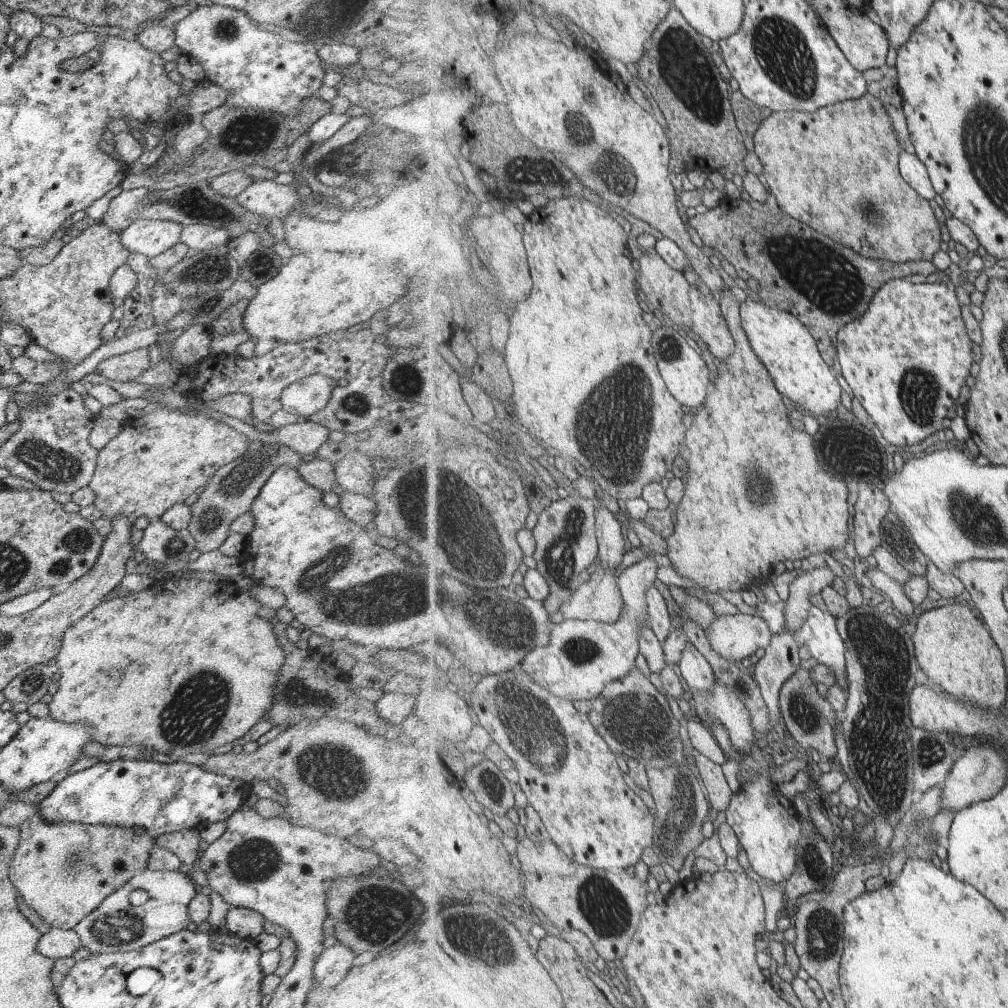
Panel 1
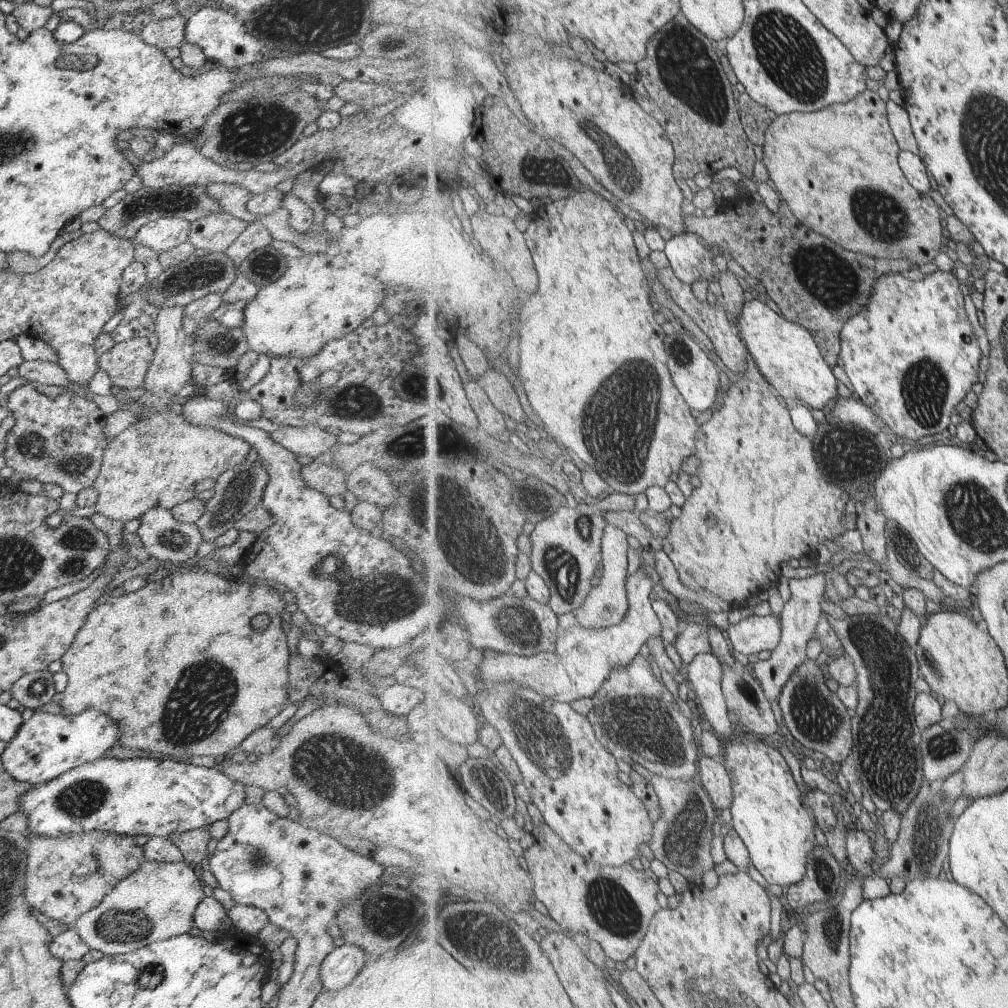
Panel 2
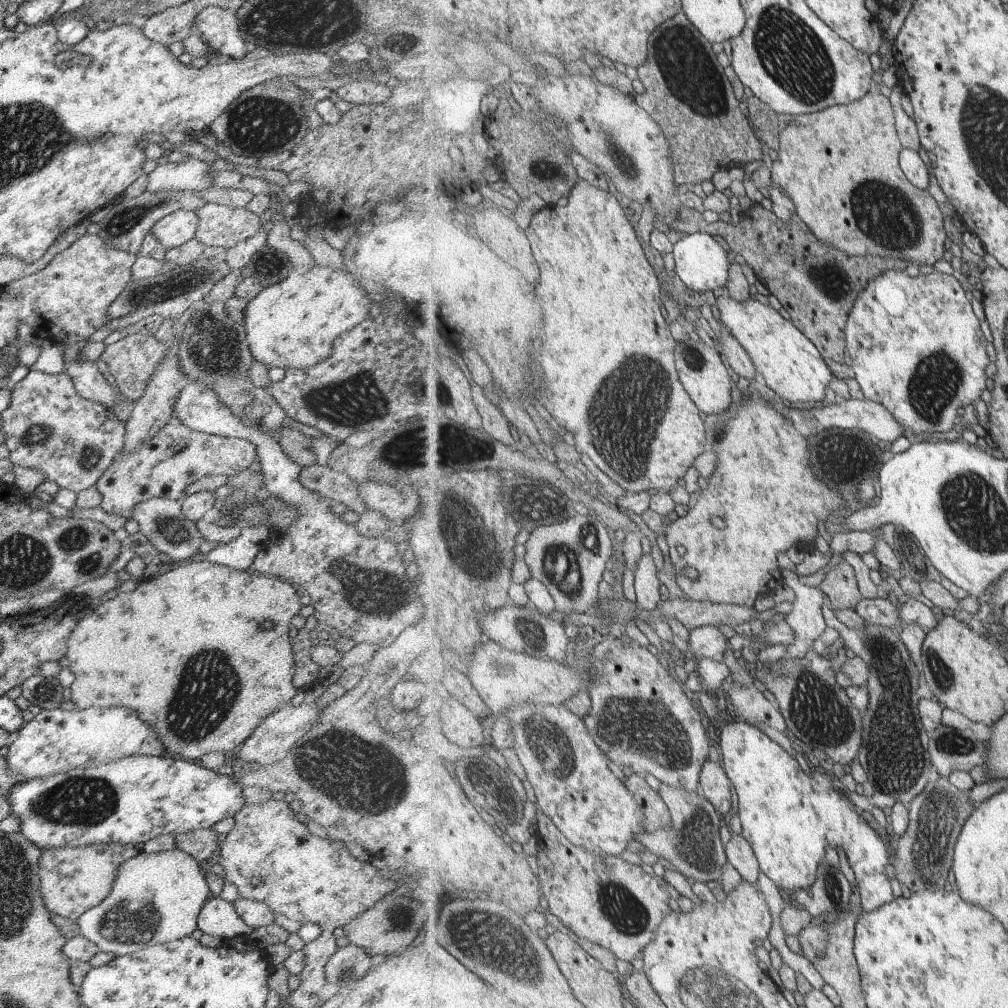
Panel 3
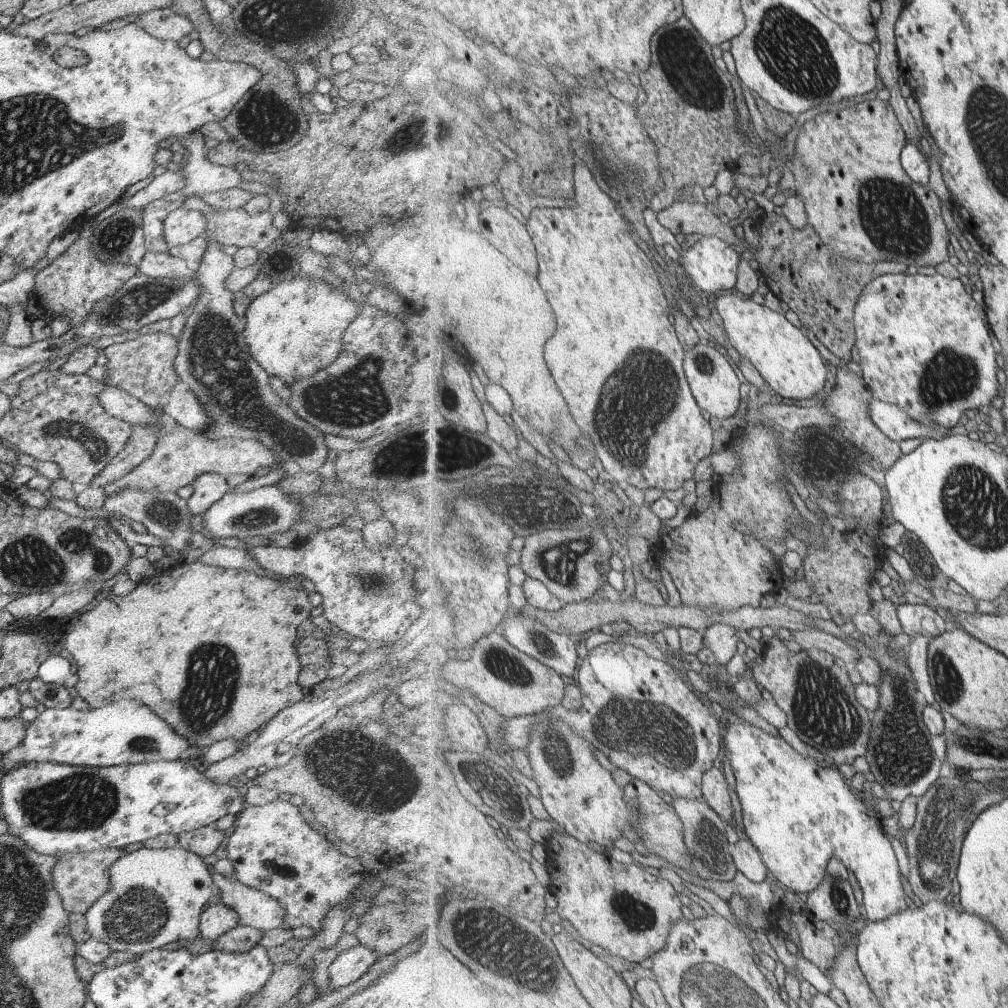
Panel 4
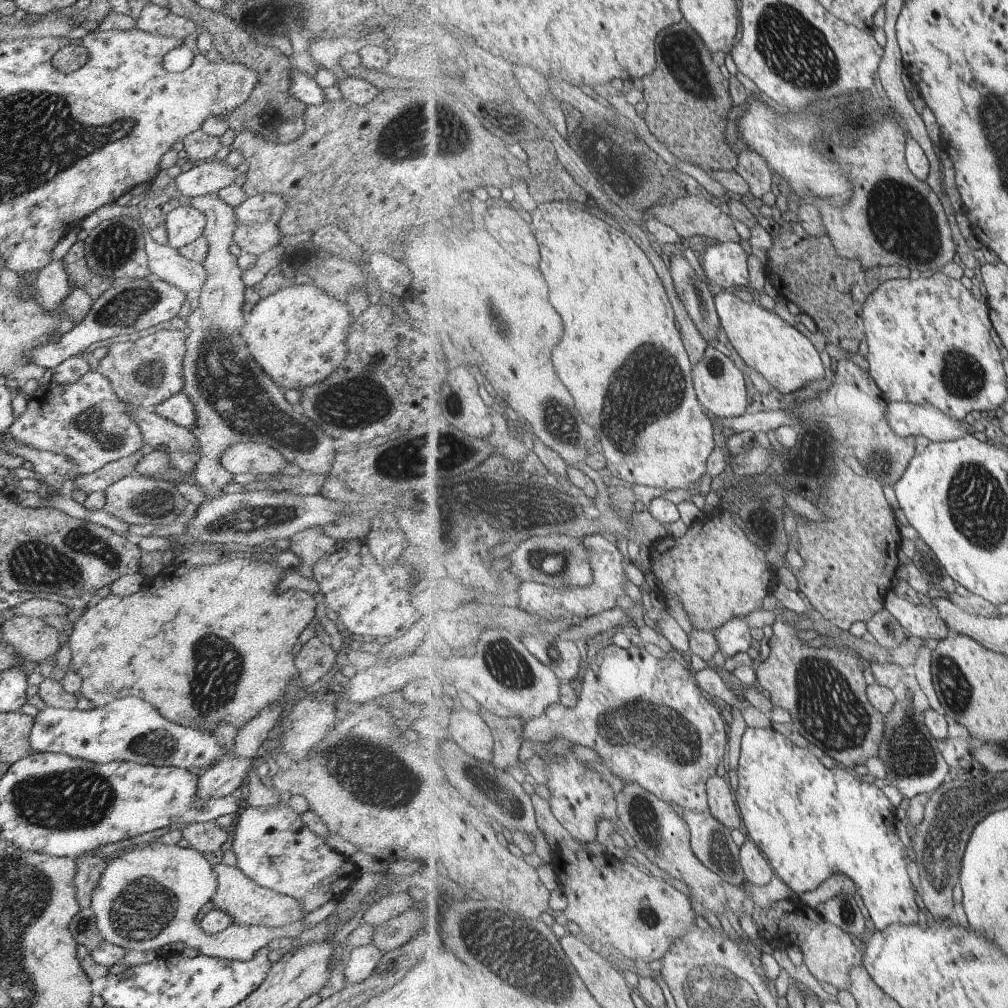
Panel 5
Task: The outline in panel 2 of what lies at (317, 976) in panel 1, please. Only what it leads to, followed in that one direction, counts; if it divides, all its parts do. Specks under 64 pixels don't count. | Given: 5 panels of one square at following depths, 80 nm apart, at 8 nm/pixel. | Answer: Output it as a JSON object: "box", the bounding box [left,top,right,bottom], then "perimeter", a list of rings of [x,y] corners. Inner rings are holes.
{"box":[318,943,367,992],"perimeter":[[[343,943],[321,961],[318,973],[322,988],[335,992],[348,985],[365,966],[367,955],[357,945]]]}

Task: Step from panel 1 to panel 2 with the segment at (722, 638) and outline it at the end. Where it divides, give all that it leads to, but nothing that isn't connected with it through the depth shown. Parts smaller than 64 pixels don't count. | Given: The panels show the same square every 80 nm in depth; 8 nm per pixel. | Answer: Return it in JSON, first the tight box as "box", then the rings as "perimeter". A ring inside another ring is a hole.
{"box":[724,613,783,655],"perimeter":[[[744,613],[736,624],[730,624],[724,631],[732,649],[743,655],[774,651],[782,641],[783,619],[774,615],[756,616]]]}

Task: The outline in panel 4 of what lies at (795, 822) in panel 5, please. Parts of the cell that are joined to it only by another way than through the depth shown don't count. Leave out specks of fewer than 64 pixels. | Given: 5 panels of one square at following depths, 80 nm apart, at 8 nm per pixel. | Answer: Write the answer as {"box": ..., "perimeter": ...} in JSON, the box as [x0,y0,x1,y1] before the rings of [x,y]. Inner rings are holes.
{"box":[725,722,908,921],"perimeter":[[[741,722],[729,726],[725,732],[725,745],[735,776],[735,790],[739,796],[747,838],[761,853],[771,877],[779,882],[788,894],[814,891],[824,882],[829,862],[836,858],[857,878],[863,911],[868,921],[884,921],[891,915],[908,909],[908,884],[901,875],[895,848],[891,840],[885,837],[891,826],[873,810],[871,800],[879,799],[870,790],[855,791],[836,766],[829,767],[817,762],[811,755],[801,756],[781,736],[769,734],[749,723]]]}

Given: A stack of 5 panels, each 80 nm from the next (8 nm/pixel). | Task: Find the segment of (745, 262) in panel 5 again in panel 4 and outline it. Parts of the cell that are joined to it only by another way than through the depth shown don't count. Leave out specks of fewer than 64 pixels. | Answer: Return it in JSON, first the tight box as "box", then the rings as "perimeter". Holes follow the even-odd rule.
{"box":[680,237,739,295],"perimeter":[[[702,237],[690,249],[680,251],[680,263],[687,280],[706,295],[733,290],[739,274],[735,246],[716,237]]]}

